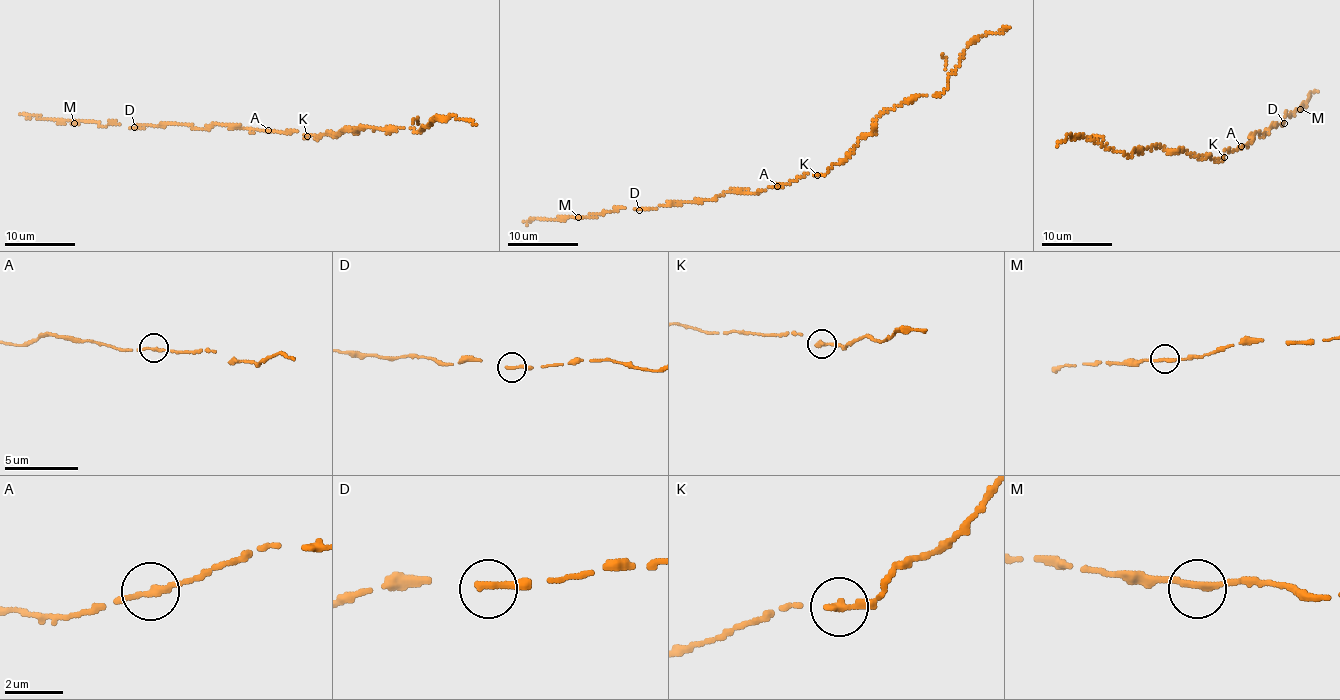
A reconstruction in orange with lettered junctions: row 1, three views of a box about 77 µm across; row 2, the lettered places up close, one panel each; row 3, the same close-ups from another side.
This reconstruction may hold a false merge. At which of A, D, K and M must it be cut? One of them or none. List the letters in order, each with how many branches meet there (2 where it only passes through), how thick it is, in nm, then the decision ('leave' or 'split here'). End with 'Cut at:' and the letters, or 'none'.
A: 1 | 320 nm | leave
D: 1 | 320 nm | leave
K: 1 | 320 nm | split here
M: 2 | 240 nm | leave
Cut at: K

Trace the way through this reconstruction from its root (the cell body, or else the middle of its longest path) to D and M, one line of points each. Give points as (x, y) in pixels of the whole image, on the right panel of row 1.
D: (1232, 151), (1251, 144), (1255, 131), (1263, 135), (1272, 125), (1284, 123)
M: (1232, 151), (1251, 144), (1255, 131), (1265, 134), (1272, 125), (1281, 125), (1285, 114), (1289, 116), (1300, 109)

